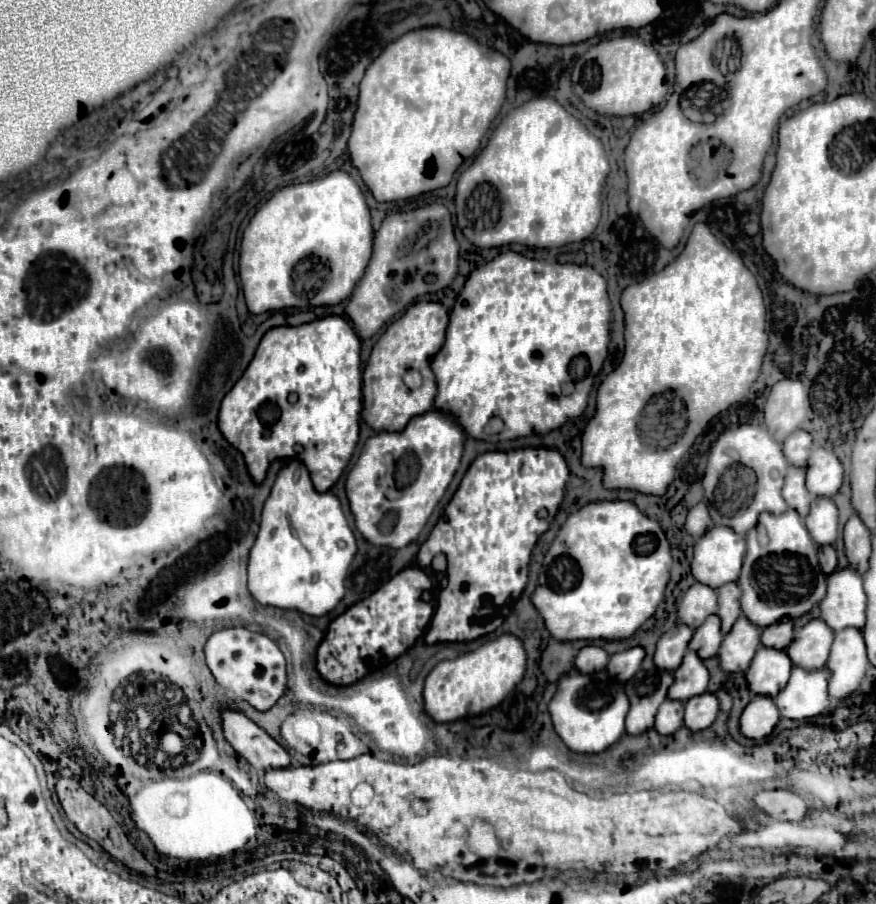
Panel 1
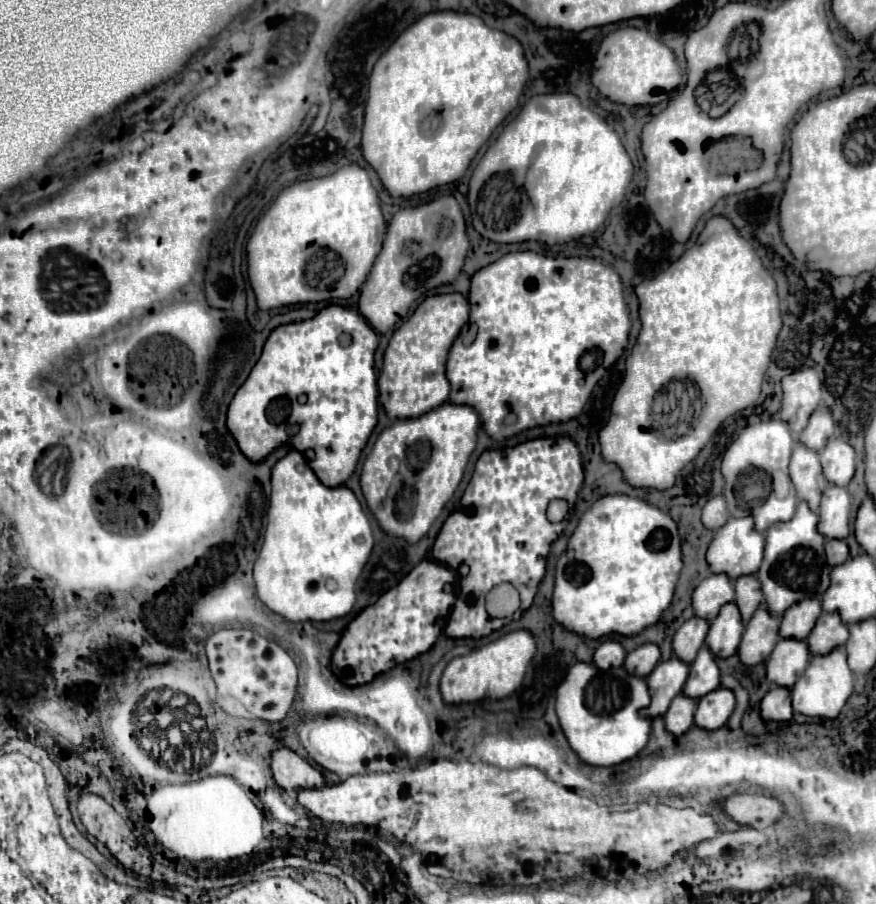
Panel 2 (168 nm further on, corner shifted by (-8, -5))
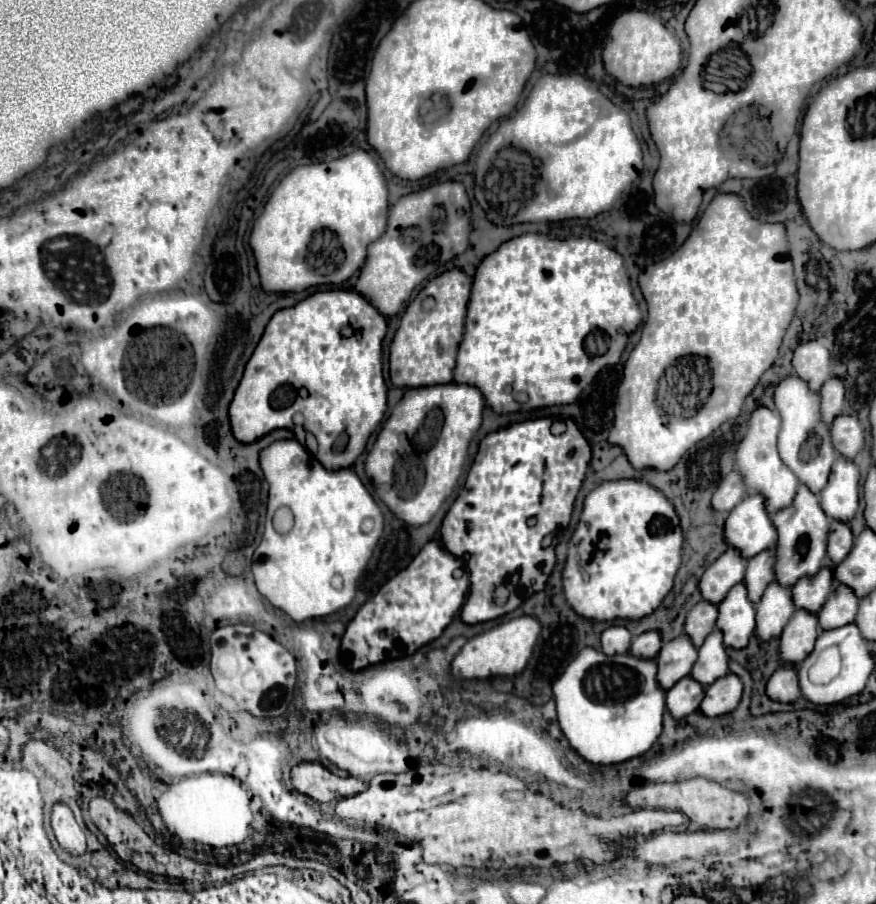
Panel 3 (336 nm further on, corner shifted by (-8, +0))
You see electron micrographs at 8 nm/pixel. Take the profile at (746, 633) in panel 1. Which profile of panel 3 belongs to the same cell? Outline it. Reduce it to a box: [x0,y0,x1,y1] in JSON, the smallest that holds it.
[756,582,796,640]

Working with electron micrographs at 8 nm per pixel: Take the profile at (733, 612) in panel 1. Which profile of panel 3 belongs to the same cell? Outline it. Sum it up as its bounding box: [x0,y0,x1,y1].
[744,548,776,604]

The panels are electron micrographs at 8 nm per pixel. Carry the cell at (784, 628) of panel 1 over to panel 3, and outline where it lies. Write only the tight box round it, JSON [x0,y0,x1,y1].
[792,566,834,612]

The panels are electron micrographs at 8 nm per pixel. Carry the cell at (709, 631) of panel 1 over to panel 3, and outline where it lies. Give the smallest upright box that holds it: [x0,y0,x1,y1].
[716,582,756,648]

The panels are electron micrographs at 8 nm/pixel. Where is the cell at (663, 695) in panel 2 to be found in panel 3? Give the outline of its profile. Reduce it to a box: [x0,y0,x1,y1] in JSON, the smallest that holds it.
[658,634,698,688]

